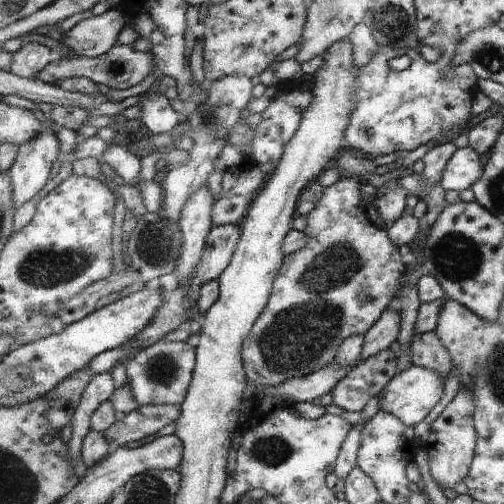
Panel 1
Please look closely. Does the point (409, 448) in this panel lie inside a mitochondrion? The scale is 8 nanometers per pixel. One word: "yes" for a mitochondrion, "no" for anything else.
no

